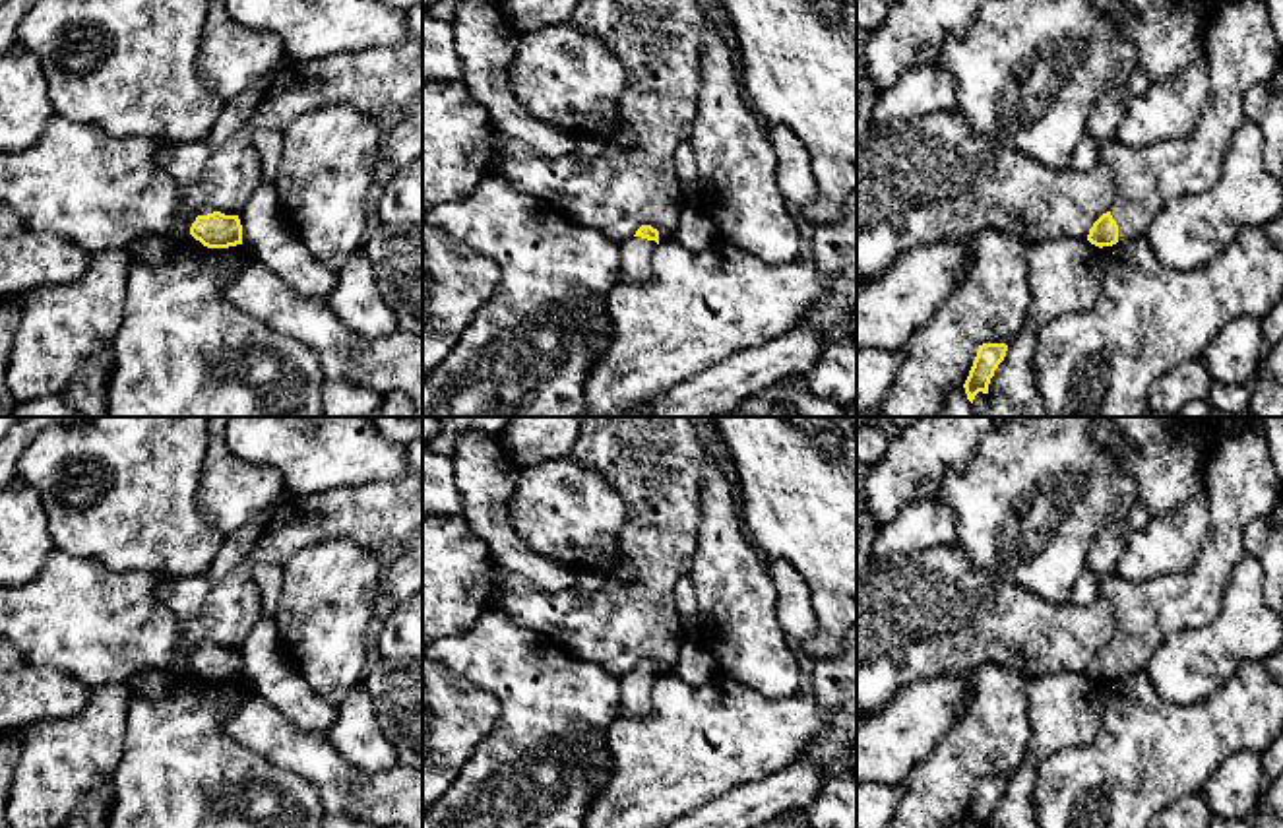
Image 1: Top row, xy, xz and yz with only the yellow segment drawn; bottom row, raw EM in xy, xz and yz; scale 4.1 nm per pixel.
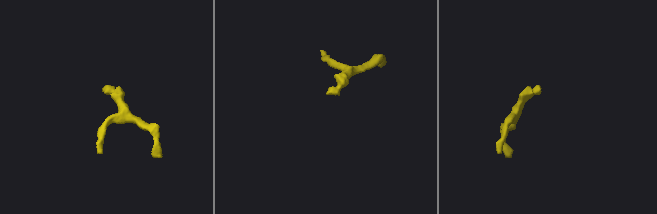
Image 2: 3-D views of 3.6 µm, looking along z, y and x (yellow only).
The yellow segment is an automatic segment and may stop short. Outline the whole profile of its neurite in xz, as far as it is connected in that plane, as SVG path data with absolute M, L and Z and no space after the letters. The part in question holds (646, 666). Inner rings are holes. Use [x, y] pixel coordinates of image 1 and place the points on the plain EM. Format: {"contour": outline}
{"contour": "M642 659L632 675L620 677L618 716L643 717L653 710L653 685L659 679L659 665Z"}

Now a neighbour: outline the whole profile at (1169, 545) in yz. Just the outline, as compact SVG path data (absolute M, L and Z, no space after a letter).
M1196 496L1134 531L1116 574L1142 584L1169 574L1190 574L1211 525L1209 496Z

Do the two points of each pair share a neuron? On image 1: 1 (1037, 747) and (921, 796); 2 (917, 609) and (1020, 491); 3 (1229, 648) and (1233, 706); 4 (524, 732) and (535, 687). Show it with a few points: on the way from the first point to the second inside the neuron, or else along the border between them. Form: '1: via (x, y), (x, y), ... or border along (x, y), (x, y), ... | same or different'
1: border along (1026, 704), (1030, 720), (1026, 757), (1008, 780) | different
2: border along (958, 541), (977, 567), (1004, 578) | different
3: border along (1262, 660), (1243, 664), (1204, 699), (1192, 702) | different
4: via (535, 720), (535, 699) | same

